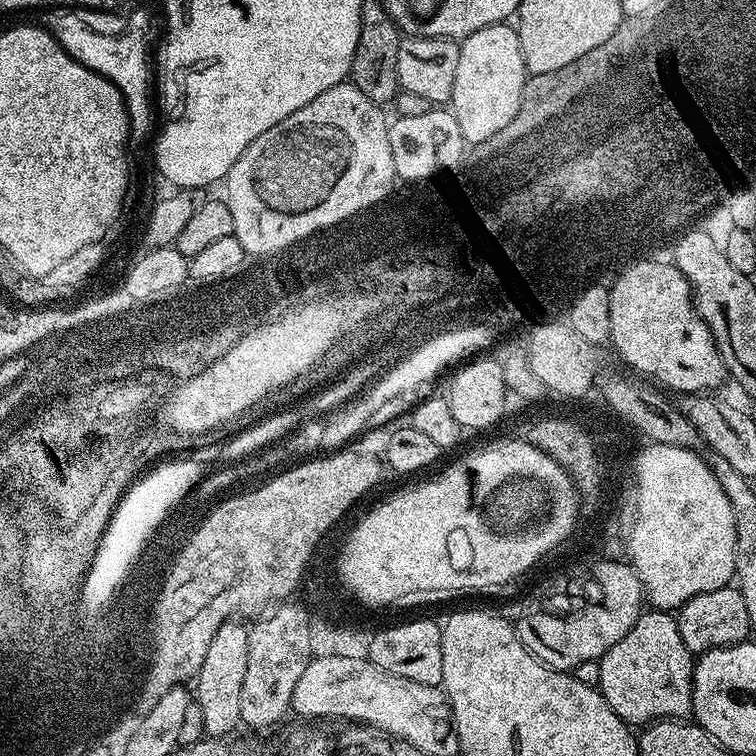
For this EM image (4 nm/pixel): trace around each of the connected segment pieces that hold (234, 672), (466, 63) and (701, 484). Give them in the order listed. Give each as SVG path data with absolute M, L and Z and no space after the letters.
M240 622L223 624L206 650L206 658L194 677L194 704L202 710L204 732L212 738L228 738L242 721L242 684L246 678L246 662L250 654L248 628Z
M511 23L486 26L459 41L458 74L450 111L462 130L465 145L473 146L493 137L516 113L516 100L526 79L520 36Z
M664 445L662 448L652 448L652 451L645 452L644 456L641 456L639 472L641 492L640 523L637 525L636 532L633 533L632 547L627 559L630 561L632 569L638 574L638 578L644 584L644 591L651 607L656 610L679 610L686 601L698 594L706 594L710 590L729 587L736 575L734 570L734 542L736 541L734 510L732 509L730 498L726 498L726 490L722 490L718 478L714 478L714 474L704 460L703 455L698 452L692 452L689 448L683 448L682 446Z

